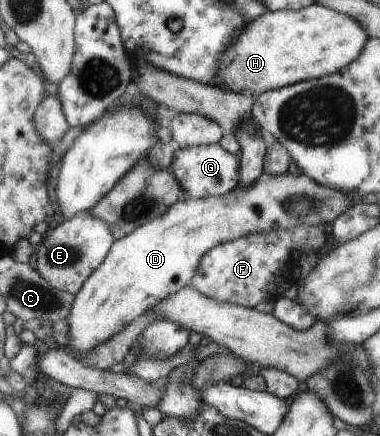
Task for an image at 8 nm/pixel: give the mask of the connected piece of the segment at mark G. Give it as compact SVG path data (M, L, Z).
M218 144L190 145L174 151L169 169L184 189L184 198L216 197L231 191L238 183L239 159Z

